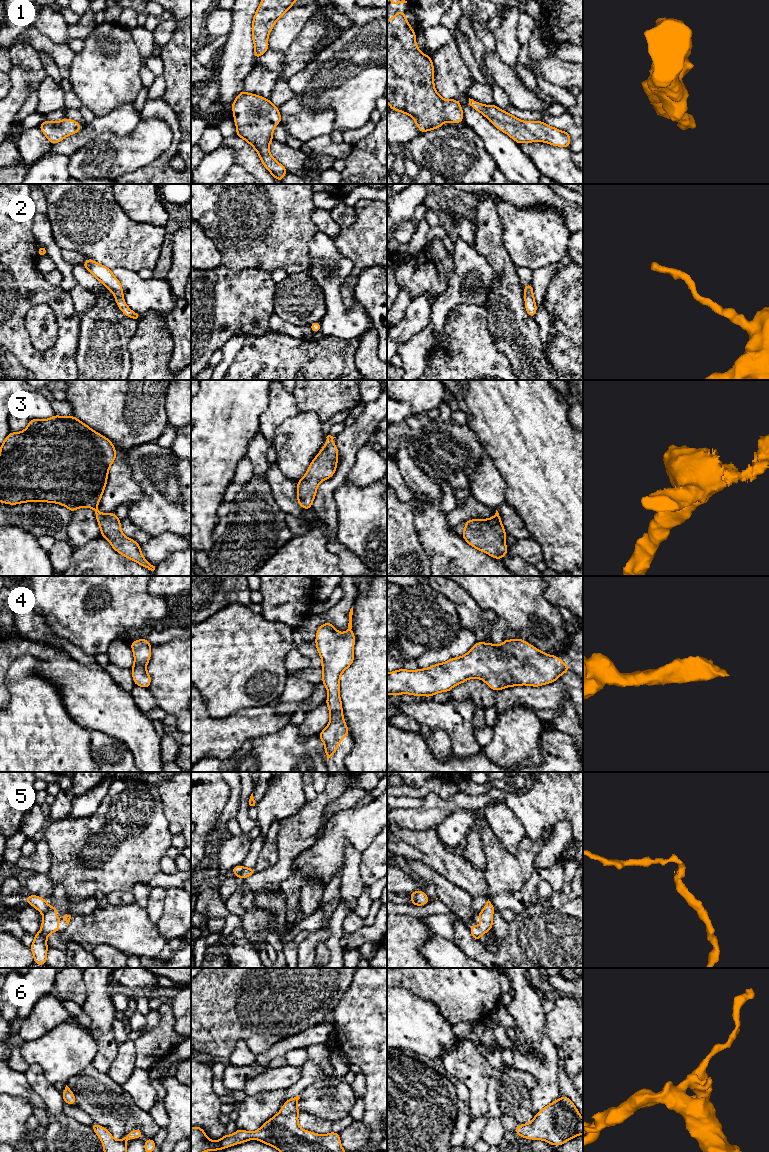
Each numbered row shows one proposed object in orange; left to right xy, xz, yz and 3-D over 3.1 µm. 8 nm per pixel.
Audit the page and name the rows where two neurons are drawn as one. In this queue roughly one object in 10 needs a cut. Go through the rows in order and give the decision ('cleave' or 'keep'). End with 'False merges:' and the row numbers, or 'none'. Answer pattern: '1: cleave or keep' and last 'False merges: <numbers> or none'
1: keep
2: keep
3: keep
4: keep
5: cleave
6: keep
False merges: 5

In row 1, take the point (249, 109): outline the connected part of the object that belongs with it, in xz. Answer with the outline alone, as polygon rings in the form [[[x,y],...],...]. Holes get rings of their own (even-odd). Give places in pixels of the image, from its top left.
[[[244,90],[232,103],[236,136],[247,141],[258,153],[261,163],[278,181],[282,181],[287,169],[270,154],[269,145],[273,129],[282,120],[278,107],[270,99],[247,93]]]

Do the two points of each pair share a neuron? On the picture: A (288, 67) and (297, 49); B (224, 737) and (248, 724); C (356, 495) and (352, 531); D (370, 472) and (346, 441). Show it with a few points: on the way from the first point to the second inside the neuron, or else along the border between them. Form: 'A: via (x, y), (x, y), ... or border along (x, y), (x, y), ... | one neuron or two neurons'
A: via (292, 63), (297, 53) | one neuron
B: via (230, 733), (242, 725) | one neuron
C: via (356, 504), (356, 522) | one neuron
D: border along (365, 443), (358, 449), (355, 463), (347, 475) | two neurons

